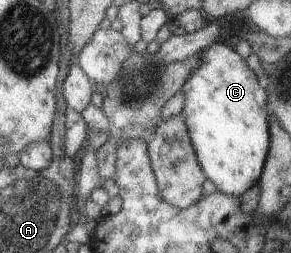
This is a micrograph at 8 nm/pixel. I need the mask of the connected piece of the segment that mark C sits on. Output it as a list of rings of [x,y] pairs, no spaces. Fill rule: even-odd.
[[[210,42],[198,50],[199,64],[181,83],[178,93],[185,96],[179,113],[202,171],[222,193],[240,197],[254,182],[259,181],[268,151],[267,93],[263,82],[232,48],[224,43]]]

